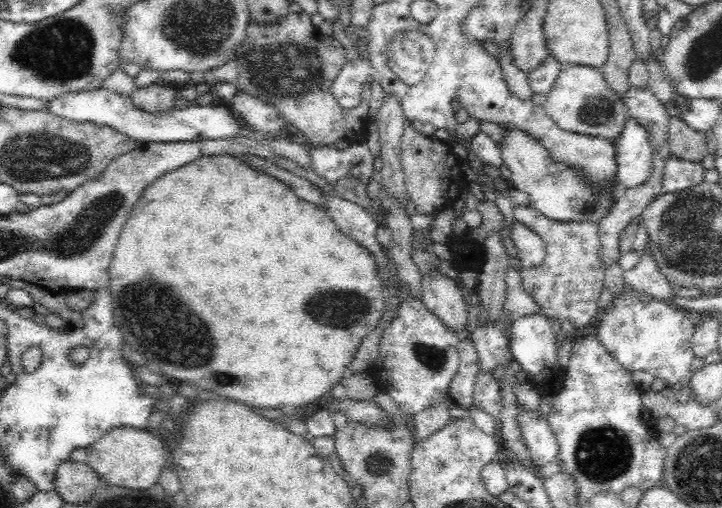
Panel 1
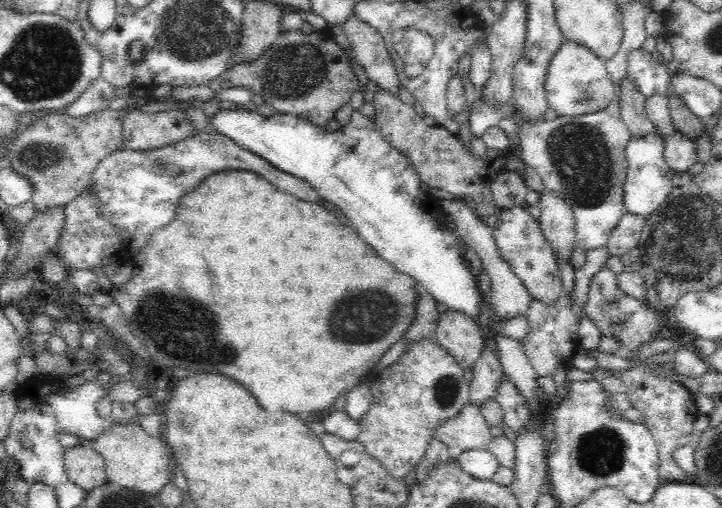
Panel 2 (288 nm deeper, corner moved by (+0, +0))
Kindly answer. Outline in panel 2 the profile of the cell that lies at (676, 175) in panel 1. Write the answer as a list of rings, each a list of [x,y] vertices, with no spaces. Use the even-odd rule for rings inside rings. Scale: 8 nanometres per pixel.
[[[674,130],[668,138],[664,138],[664,158],[670,170],[688,172],[688,168],[692,168],[698,162],[696,140]]]

